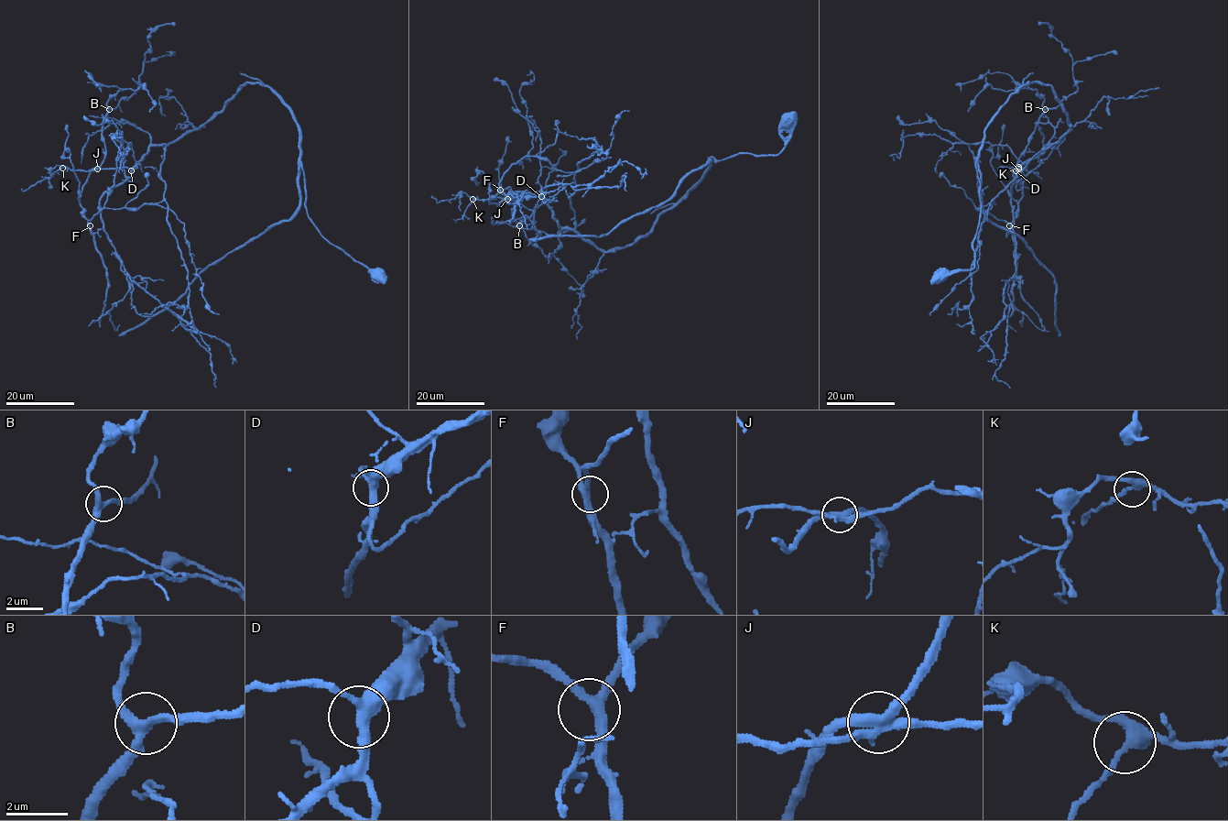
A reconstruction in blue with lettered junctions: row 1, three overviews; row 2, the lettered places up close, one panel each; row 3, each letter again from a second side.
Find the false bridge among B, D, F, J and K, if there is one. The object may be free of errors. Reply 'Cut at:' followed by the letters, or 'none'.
Cut at: none

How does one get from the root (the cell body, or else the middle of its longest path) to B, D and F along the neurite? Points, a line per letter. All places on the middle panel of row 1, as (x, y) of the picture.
B: (786, 121), (777, 155), (711, 157), (630, 246), (597, 248), (561, 228), (538, 194), (509, 199), (519, 225)
D: (786, 121), (777, 155), (711, 157), (703, 175), (630, 246), (597, 248), (561, 228), (541, 196)
F: (786, 121), (777, 155), (711, 157), (624, 246), (561, 228), (538, 194), (492, 203), (500, 190)

